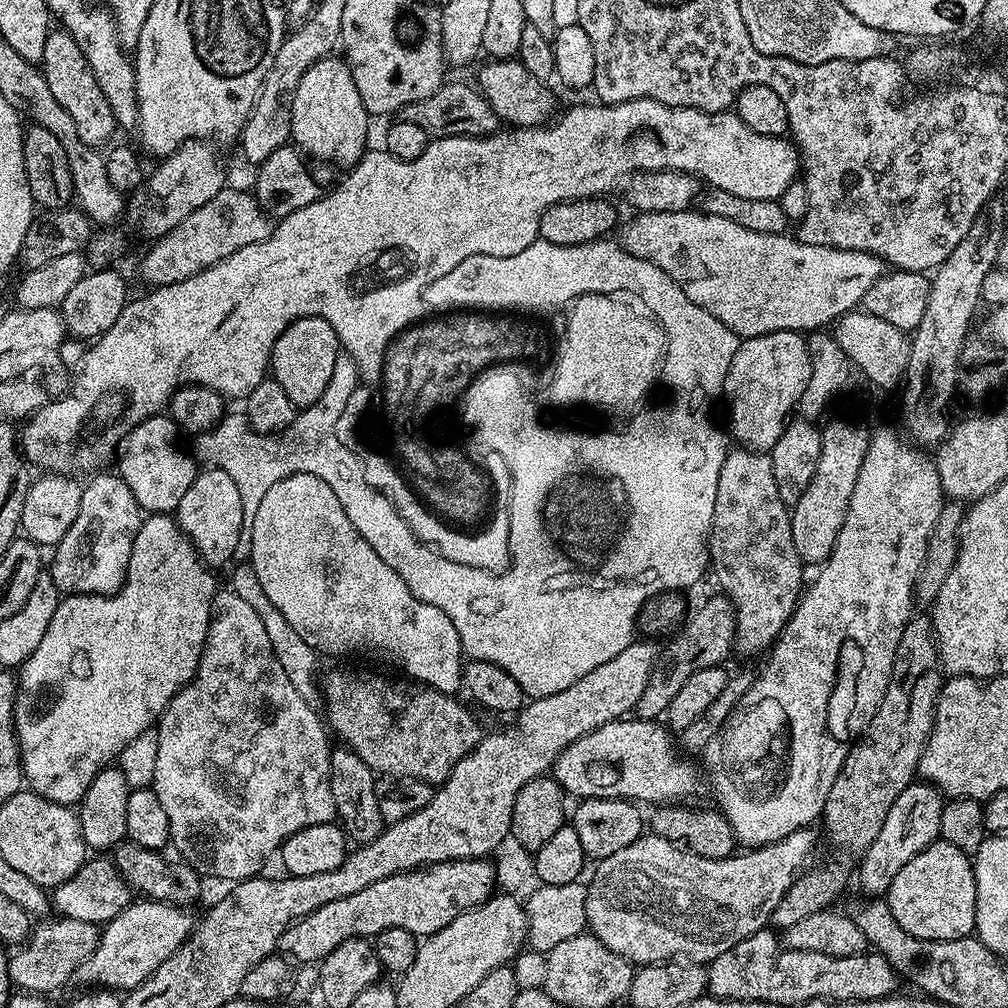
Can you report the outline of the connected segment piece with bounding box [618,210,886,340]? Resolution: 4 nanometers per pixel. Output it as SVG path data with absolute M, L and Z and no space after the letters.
M702 210L642 212L633 215L633 217L633 220L625 228L623 225L618 232L618 240L623 248L638 258L646 258L646 262L654 262L654 266L658 266L658 270L666 270L666 274L670 274L670 278L674 278L674 282L678 282L678 286L682 286L682 290L686 294L686 298L690 298L690 302L694 302L710 314L714 314L714 318L718 318L718 322L722 322L722 326L726 326L734 335L745 340L762 334L774 334L775 332L807 334L827 329L829 326L835 325L841 316L853 311L863 301L866 290L870 290L870 286L874 286L874 282L878 282L878 278L883 276L886 271L885 262L879 260L874 254L866 254L858 250L838 250L830 246L810 246L809 244L803 244L795 235L758 234L754 230L746 230L746 226L738 226L738 222L730 222L730 218L707 216Z

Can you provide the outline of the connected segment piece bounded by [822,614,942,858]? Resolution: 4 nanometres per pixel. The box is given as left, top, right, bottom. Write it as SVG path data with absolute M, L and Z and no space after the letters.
M913 615L902 630L902 638L898 638L898 654L894 654L890 686L886 686L886 694L874 718L869 722L868 729L849 750L842 770L838 778L834 778L834 786L830 786L830 794L826 798L822 825L824 824L833 846L838 851L853 858L863 854L874 842L874 838L878 838L878 830L882 830L882 822L886 822L886 814L890 814L894 798L898 798L898 794L902 794L902 790L906 790L906 786L913 783L920 767L922 750L932 733L941 683L940 652L936 649L936 632L932 628L931 619L927 615Z

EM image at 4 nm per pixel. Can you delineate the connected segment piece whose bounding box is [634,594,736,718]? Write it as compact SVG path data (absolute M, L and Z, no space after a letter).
M715 594L696 613L687 617L686 623L677 631L676 640L668 644L668 649L659 653L656 666L650 674L650 682L646 690L642 690L642 698L638 698L634 709L640 718L656 718L667 713L674 694L690 678L690 674L698 674L703 668L714 668L725 663L728 655L733 655L736 643L736 611L730 598L723 594Z

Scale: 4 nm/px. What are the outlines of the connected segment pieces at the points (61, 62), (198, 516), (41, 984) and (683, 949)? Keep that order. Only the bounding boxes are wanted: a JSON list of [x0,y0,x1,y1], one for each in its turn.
[[39,31,118,148],[174,466,244,570],[8,919,101,994],[586,828,816,965]]

